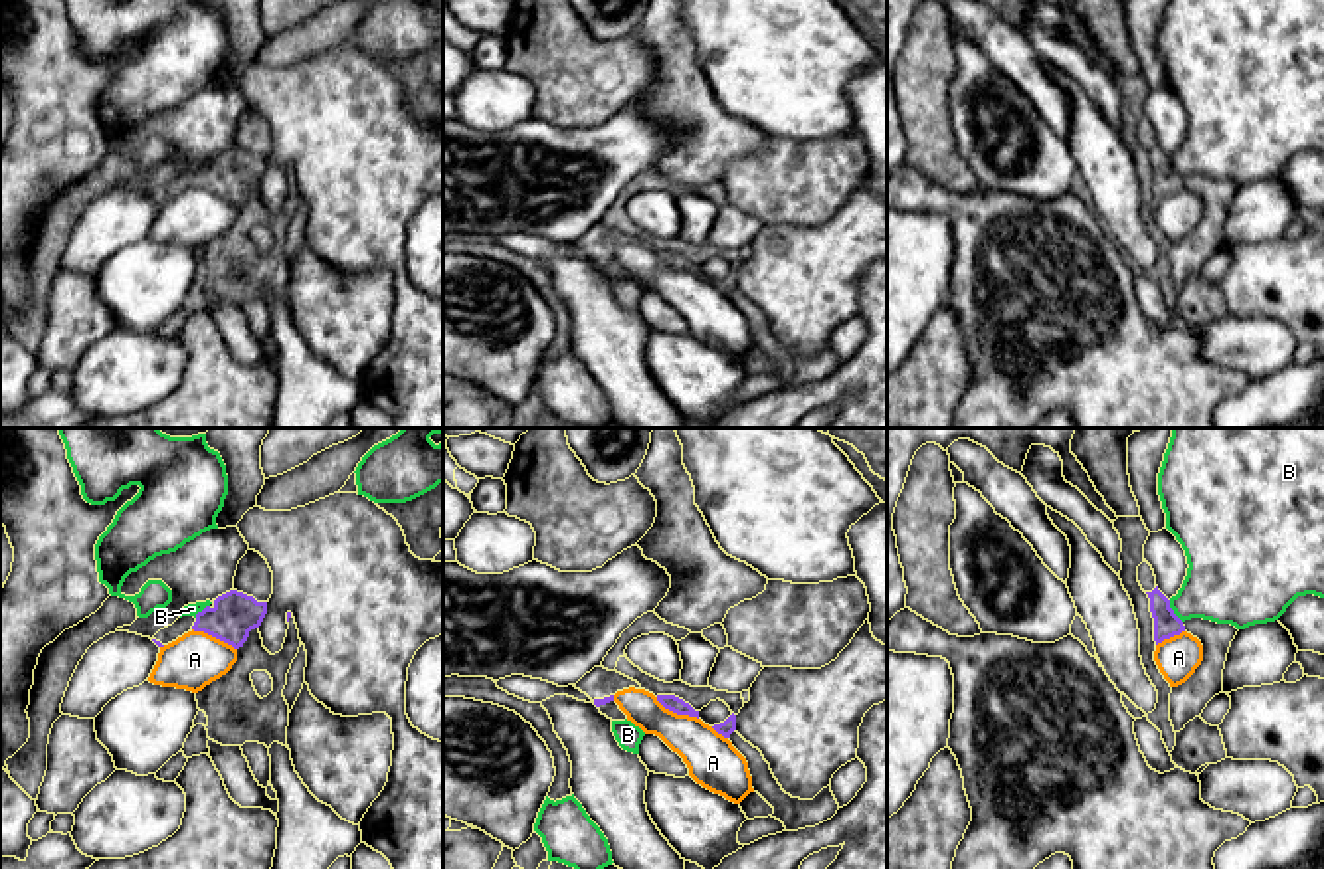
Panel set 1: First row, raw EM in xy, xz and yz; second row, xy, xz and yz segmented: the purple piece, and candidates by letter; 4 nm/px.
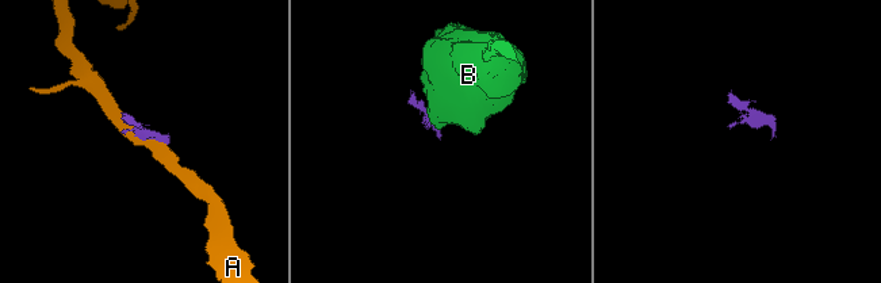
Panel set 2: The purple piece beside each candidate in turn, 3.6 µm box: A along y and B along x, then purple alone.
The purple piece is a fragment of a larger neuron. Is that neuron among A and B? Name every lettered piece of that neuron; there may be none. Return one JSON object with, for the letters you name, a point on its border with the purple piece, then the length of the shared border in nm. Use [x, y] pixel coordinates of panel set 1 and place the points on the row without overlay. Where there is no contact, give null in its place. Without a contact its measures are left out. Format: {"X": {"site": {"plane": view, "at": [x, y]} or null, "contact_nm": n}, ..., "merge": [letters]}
{"merge": []}

